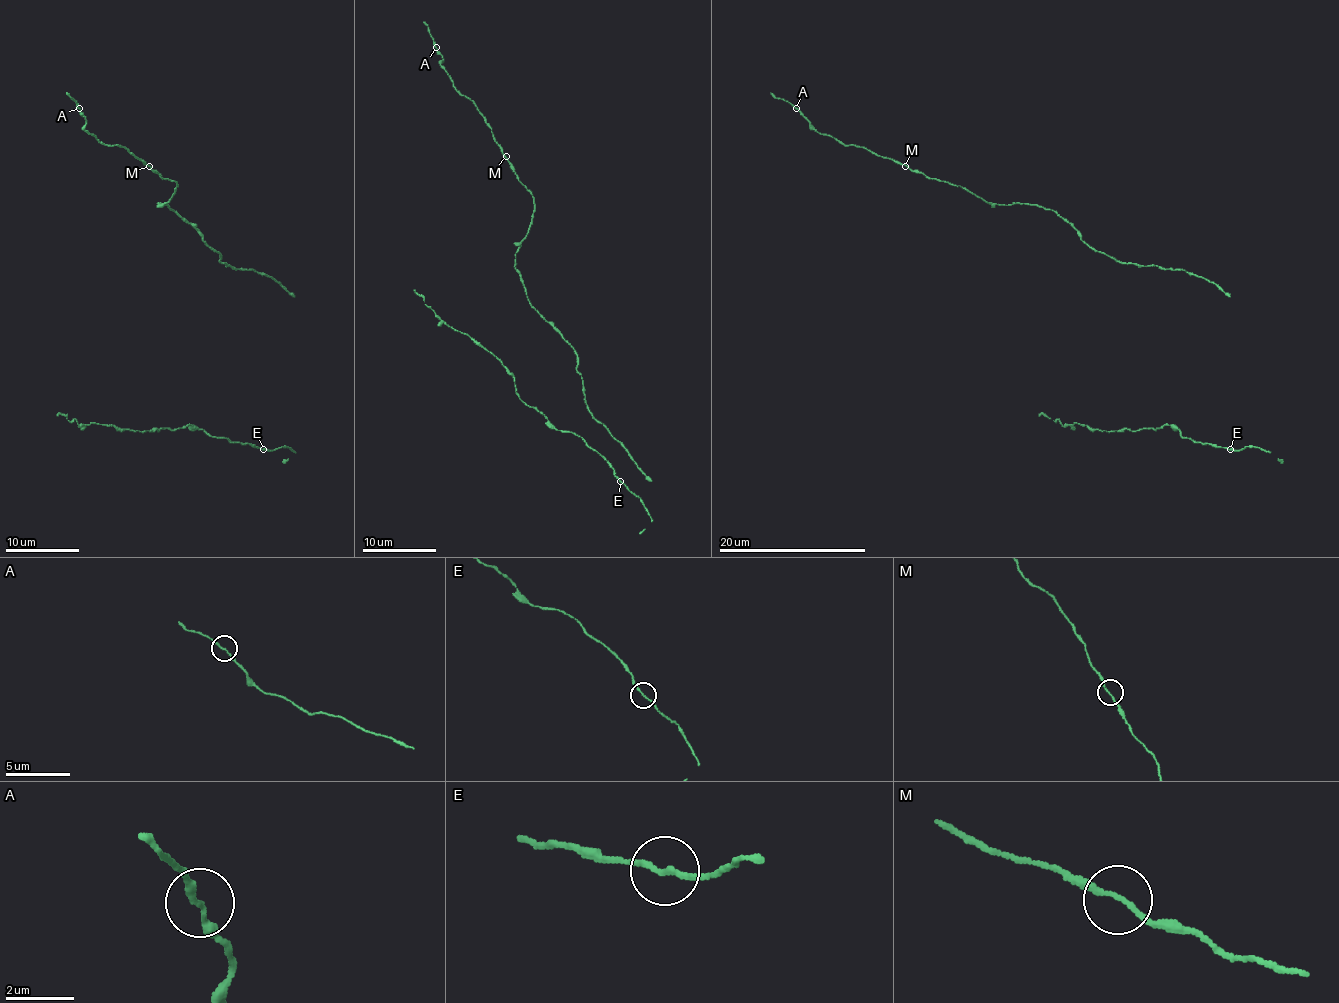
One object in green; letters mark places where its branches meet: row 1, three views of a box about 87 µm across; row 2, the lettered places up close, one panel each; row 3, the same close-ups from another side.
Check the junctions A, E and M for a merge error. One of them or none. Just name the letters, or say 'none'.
none

